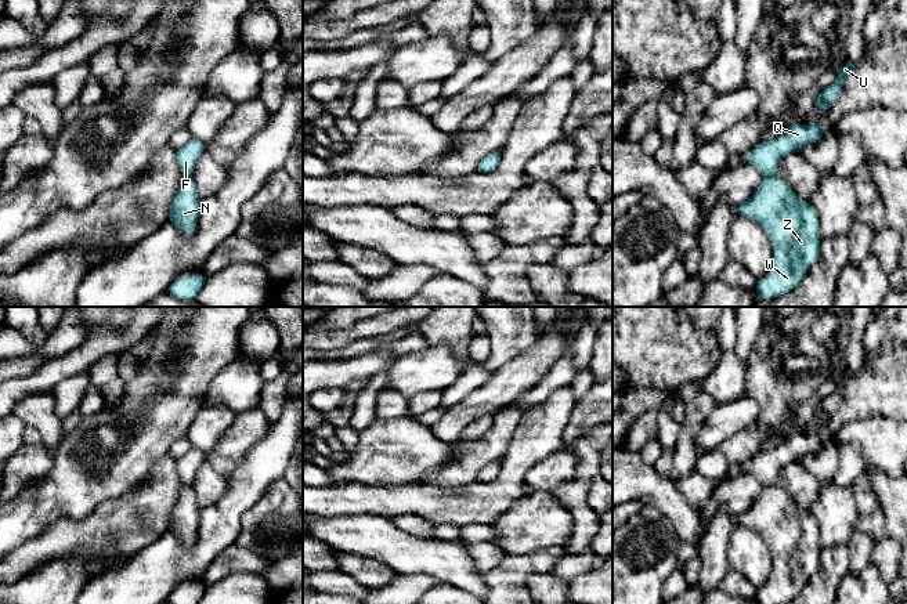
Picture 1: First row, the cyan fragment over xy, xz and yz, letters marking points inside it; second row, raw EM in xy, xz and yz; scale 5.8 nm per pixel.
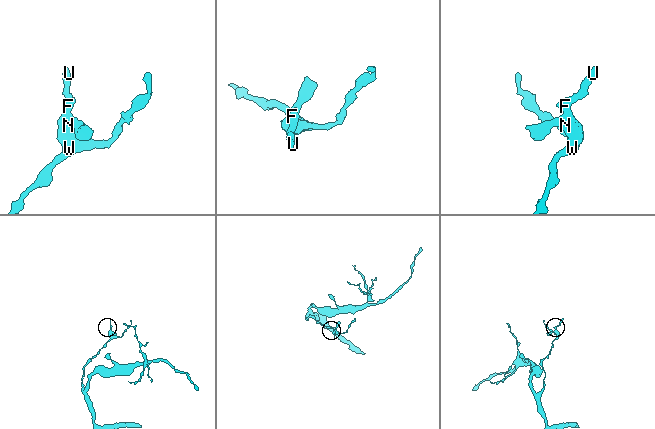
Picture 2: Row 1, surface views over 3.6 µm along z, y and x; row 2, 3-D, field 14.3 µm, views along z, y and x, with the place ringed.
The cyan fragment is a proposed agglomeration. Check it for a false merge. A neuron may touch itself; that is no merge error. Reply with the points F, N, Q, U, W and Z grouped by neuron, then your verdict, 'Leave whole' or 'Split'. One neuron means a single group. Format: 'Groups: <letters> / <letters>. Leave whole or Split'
Groups: F Q U / N W Z. Split

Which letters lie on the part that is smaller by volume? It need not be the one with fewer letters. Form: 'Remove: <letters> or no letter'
Remove: F, Q, U

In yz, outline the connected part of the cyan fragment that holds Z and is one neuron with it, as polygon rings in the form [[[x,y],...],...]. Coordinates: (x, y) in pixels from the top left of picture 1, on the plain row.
[[[772,484],[734,522],[758,531],[774,558],[772,585],[758,589],[755,603],[791,601],[820,564],[819,527],[813,516],[802,510],[781,487]]]

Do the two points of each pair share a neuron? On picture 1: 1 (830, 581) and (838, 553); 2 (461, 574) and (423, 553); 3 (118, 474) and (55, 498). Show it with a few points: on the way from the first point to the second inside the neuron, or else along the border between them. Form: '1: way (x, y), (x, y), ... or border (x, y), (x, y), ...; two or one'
1: way (830, 574), (835, 560); one
2: way (451, 564), (447, 560), (433, 557); one
3: way (103, 483), (78, 484), (71, 491); one

